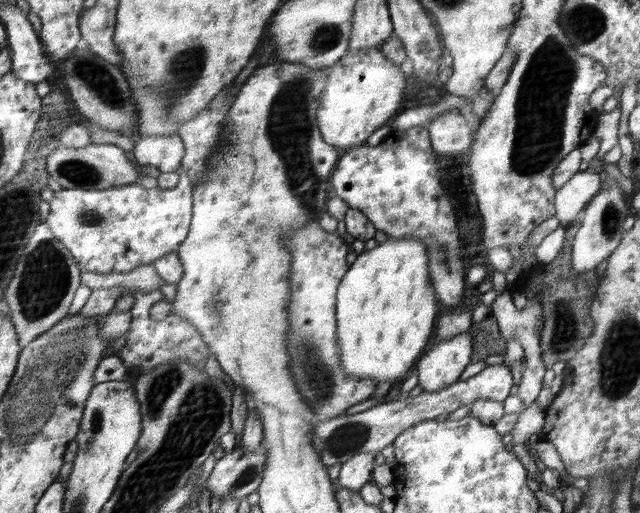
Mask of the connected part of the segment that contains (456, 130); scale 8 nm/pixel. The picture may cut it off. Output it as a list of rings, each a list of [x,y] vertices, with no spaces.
[[[459,110],[438,115],[426,127],[431,134],[432,146],[435,147],[436,152],[451,156],[469,153],[473,131]]]

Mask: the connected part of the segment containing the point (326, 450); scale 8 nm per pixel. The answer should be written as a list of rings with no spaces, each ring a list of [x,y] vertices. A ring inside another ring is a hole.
[[[488,365],[480,373],[466,380],[458,379],[450,386],[436,392],[422,392],[414,398],[400,398],[396,401],[379,403],[371,409],[352,416],[340,415],[332,419],[322,420],[316,429],[312,429],[313,445],[319,452],[324,465],[332,467],[342,464],[350,457],[362,453],[378,453],[389,444],[393,444],[400,434],[420,422],[436,419],[444,413],[454,412],[461,406],[471,407],[479,398],[488,398],[496,402],[504,402],[514,386],[514,378],[506,365]]]

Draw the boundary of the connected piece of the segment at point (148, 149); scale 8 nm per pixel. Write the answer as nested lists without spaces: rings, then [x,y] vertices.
[[[180,134],[140,136],[134,150],[139,166],[155,166],[162,173],[176,172],[183,167],[187,148]]]

